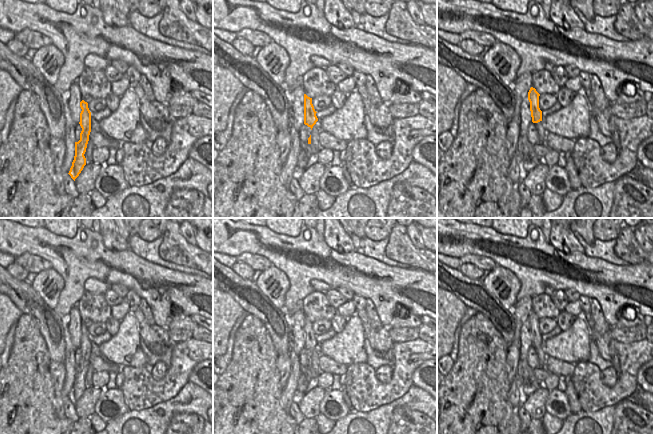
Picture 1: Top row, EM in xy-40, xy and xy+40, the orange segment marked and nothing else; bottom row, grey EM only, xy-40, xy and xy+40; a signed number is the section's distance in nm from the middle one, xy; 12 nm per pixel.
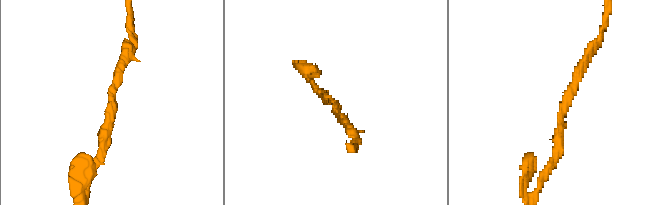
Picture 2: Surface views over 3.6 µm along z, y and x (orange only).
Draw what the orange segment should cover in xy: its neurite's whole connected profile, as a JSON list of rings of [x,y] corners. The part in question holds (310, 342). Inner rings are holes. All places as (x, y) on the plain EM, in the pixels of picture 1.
[[[304,318],[304,348],[310,351],[311,354],[318,345],[316,337],[312,328],[312,322]]]

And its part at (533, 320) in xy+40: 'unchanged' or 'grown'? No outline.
unchanged

